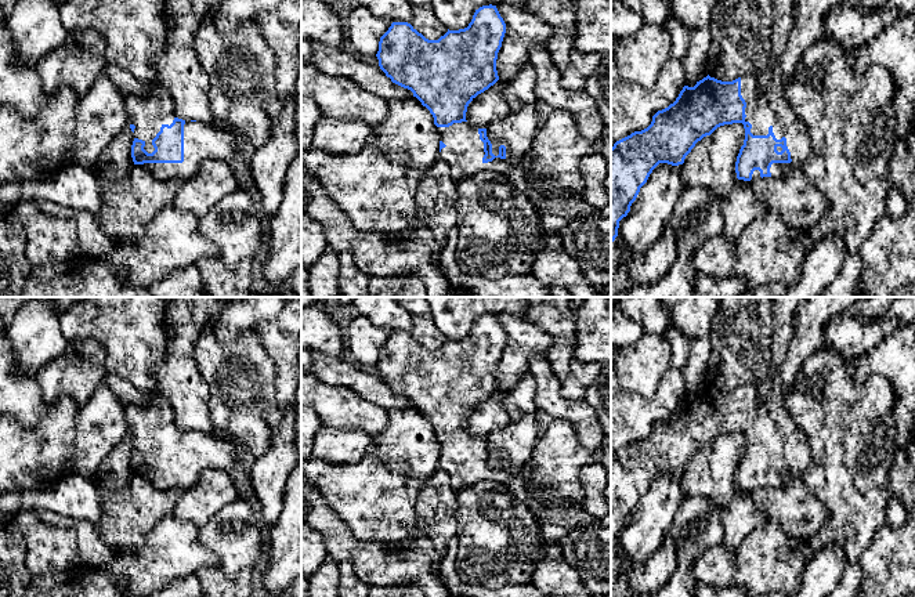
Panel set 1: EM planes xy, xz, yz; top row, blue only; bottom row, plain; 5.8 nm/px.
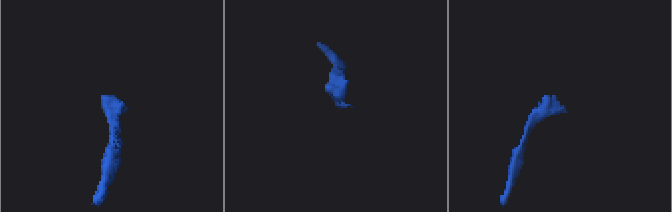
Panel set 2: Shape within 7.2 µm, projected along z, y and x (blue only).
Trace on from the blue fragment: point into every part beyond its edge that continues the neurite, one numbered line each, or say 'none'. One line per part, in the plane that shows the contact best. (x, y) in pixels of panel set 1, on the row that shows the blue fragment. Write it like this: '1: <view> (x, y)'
1: yz (766, 105)

